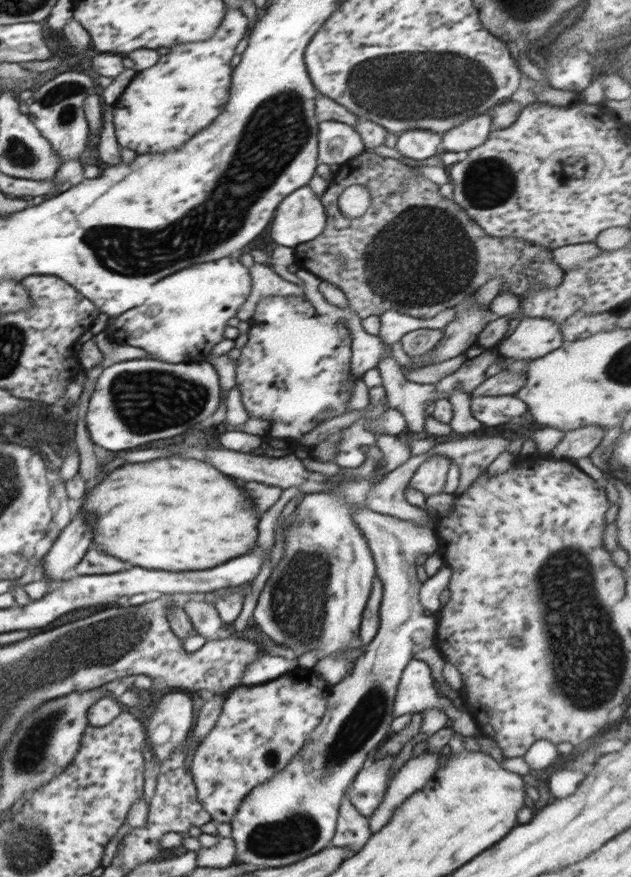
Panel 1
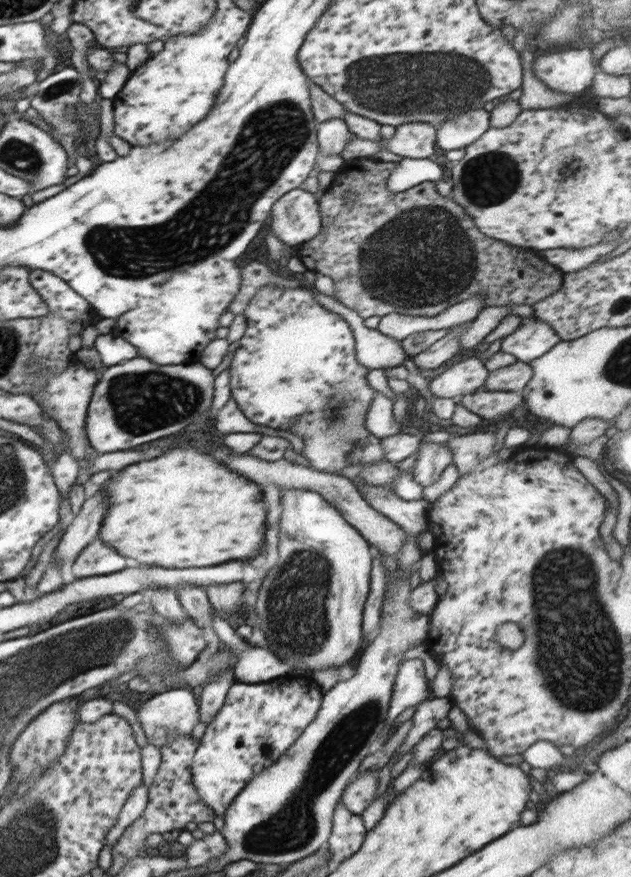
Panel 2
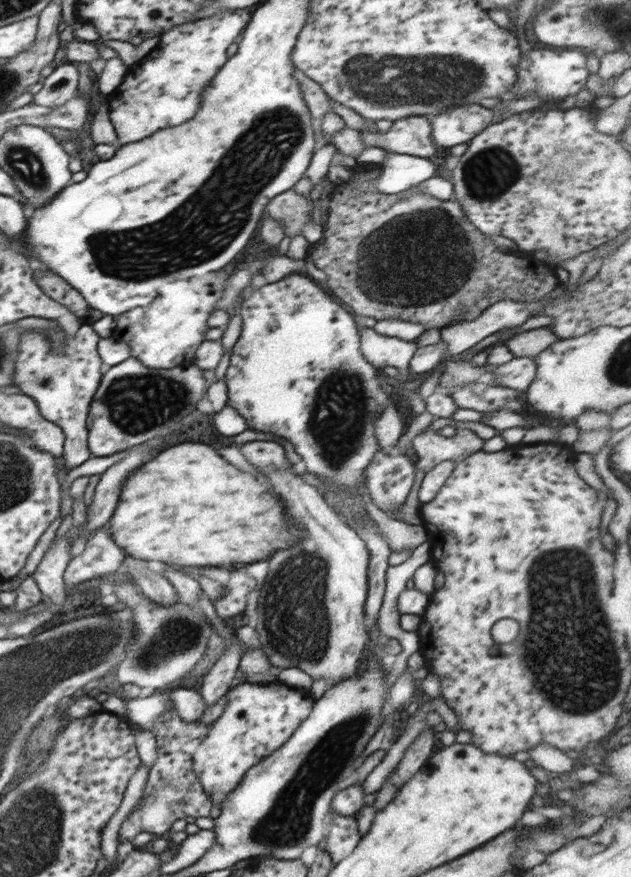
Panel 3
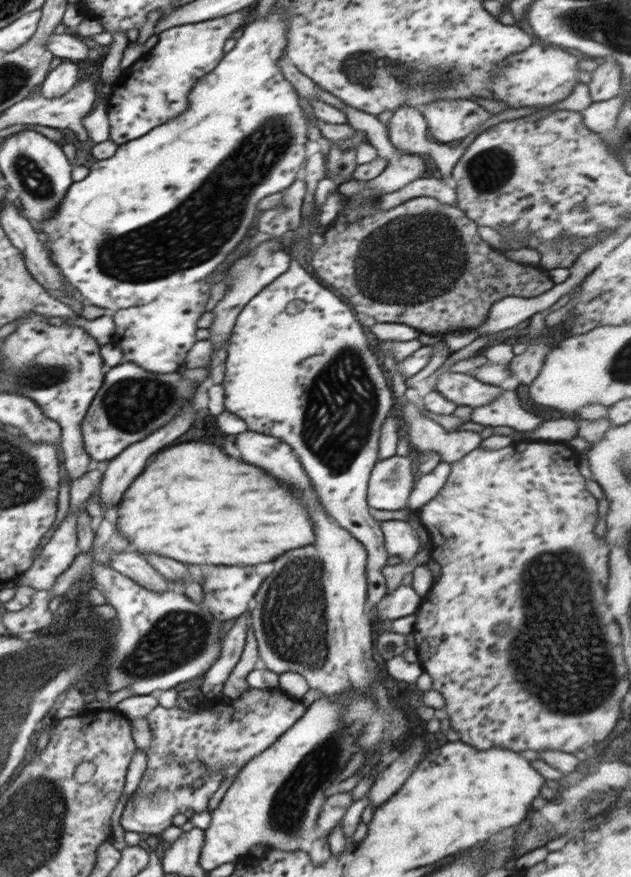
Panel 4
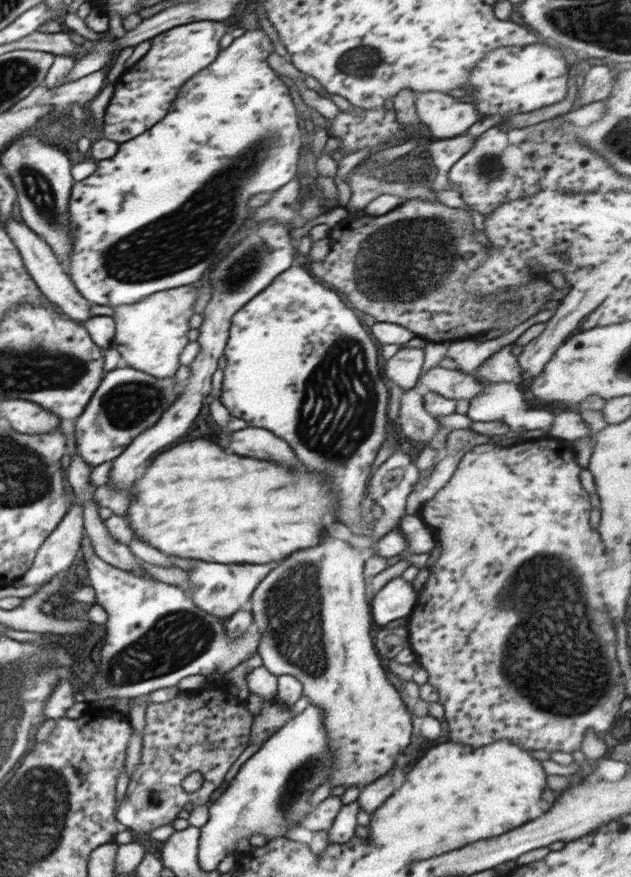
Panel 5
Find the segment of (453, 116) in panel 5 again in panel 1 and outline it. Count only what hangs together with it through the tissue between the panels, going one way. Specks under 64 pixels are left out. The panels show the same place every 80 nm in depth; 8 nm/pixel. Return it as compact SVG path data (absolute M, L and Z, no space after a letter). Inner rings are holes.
M488 113L467 118L460 126L442 134L442 147L448 152L468 152L482 144L491 133Z

